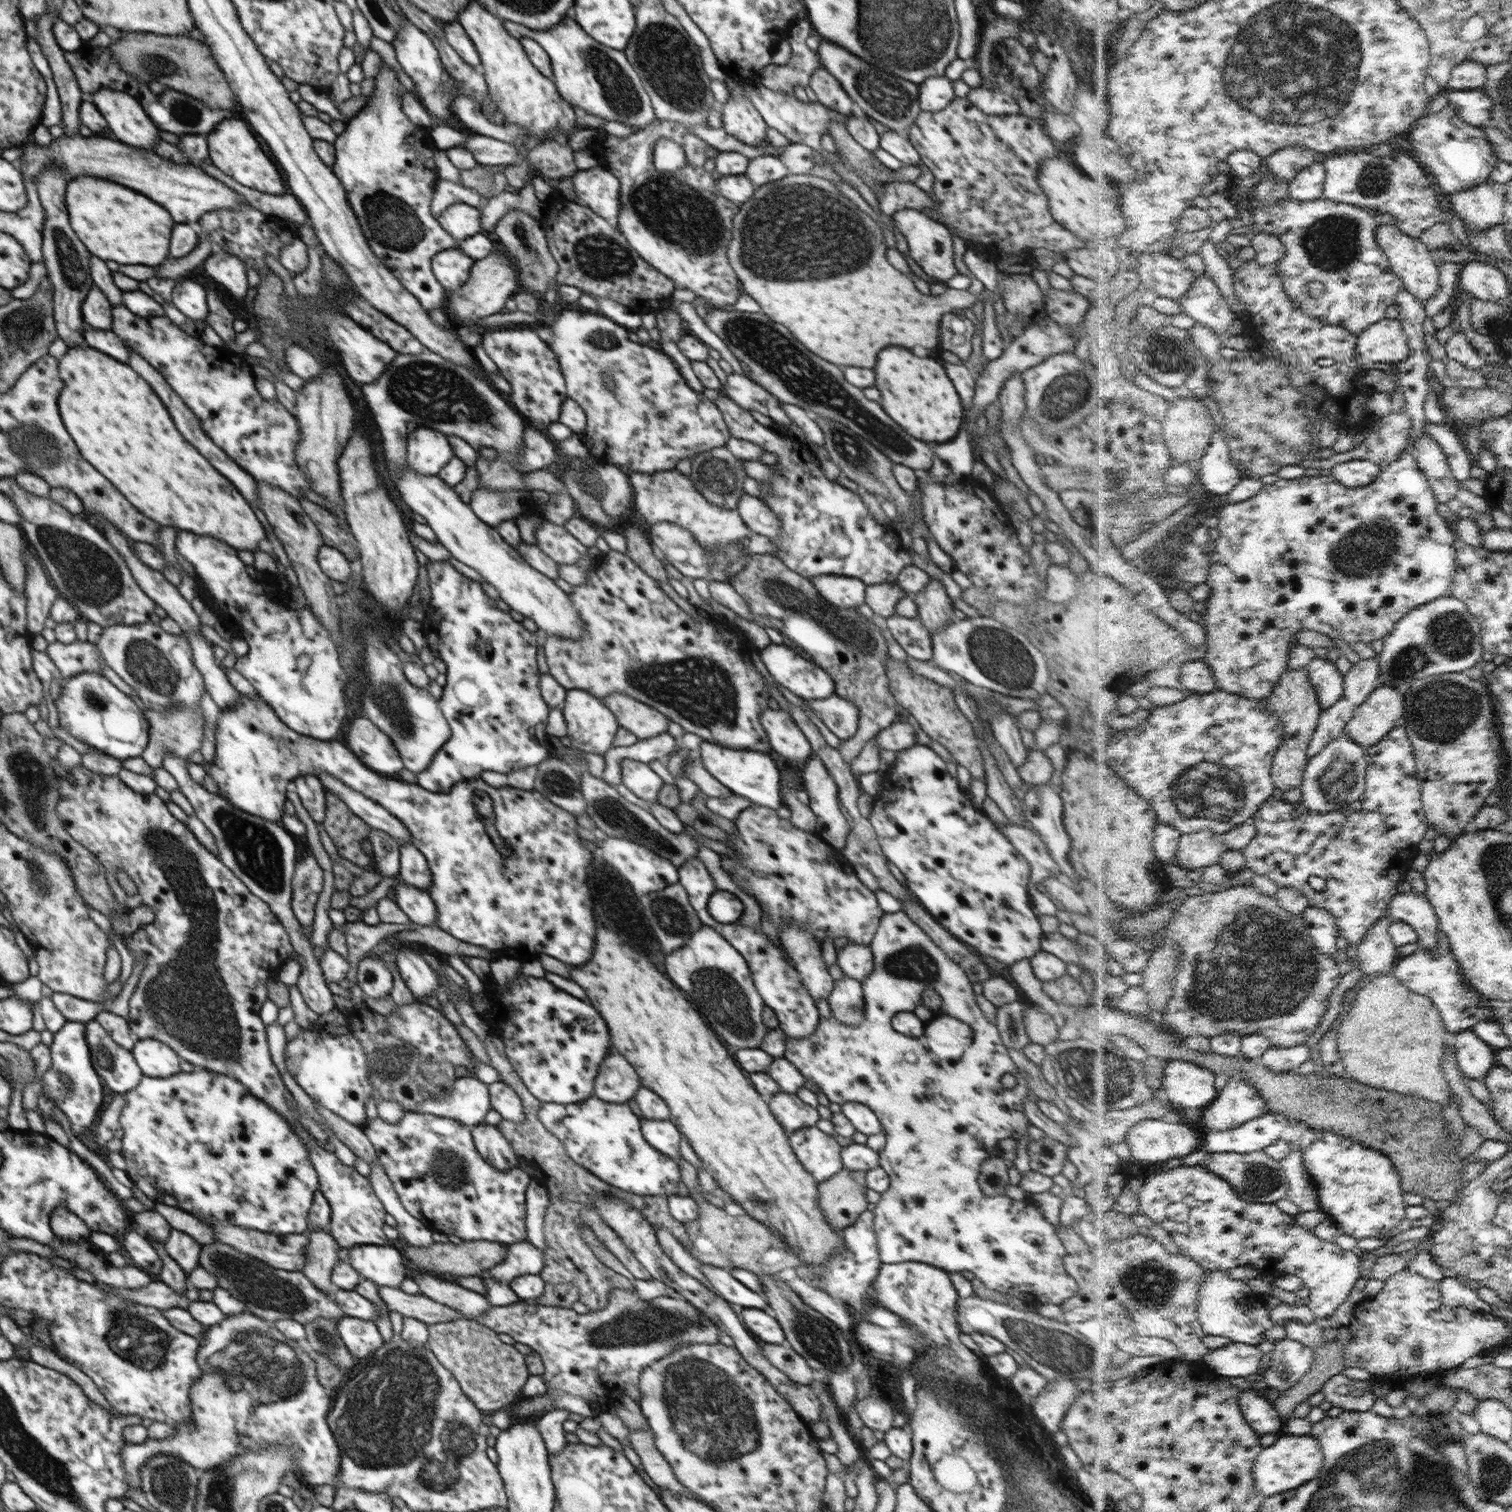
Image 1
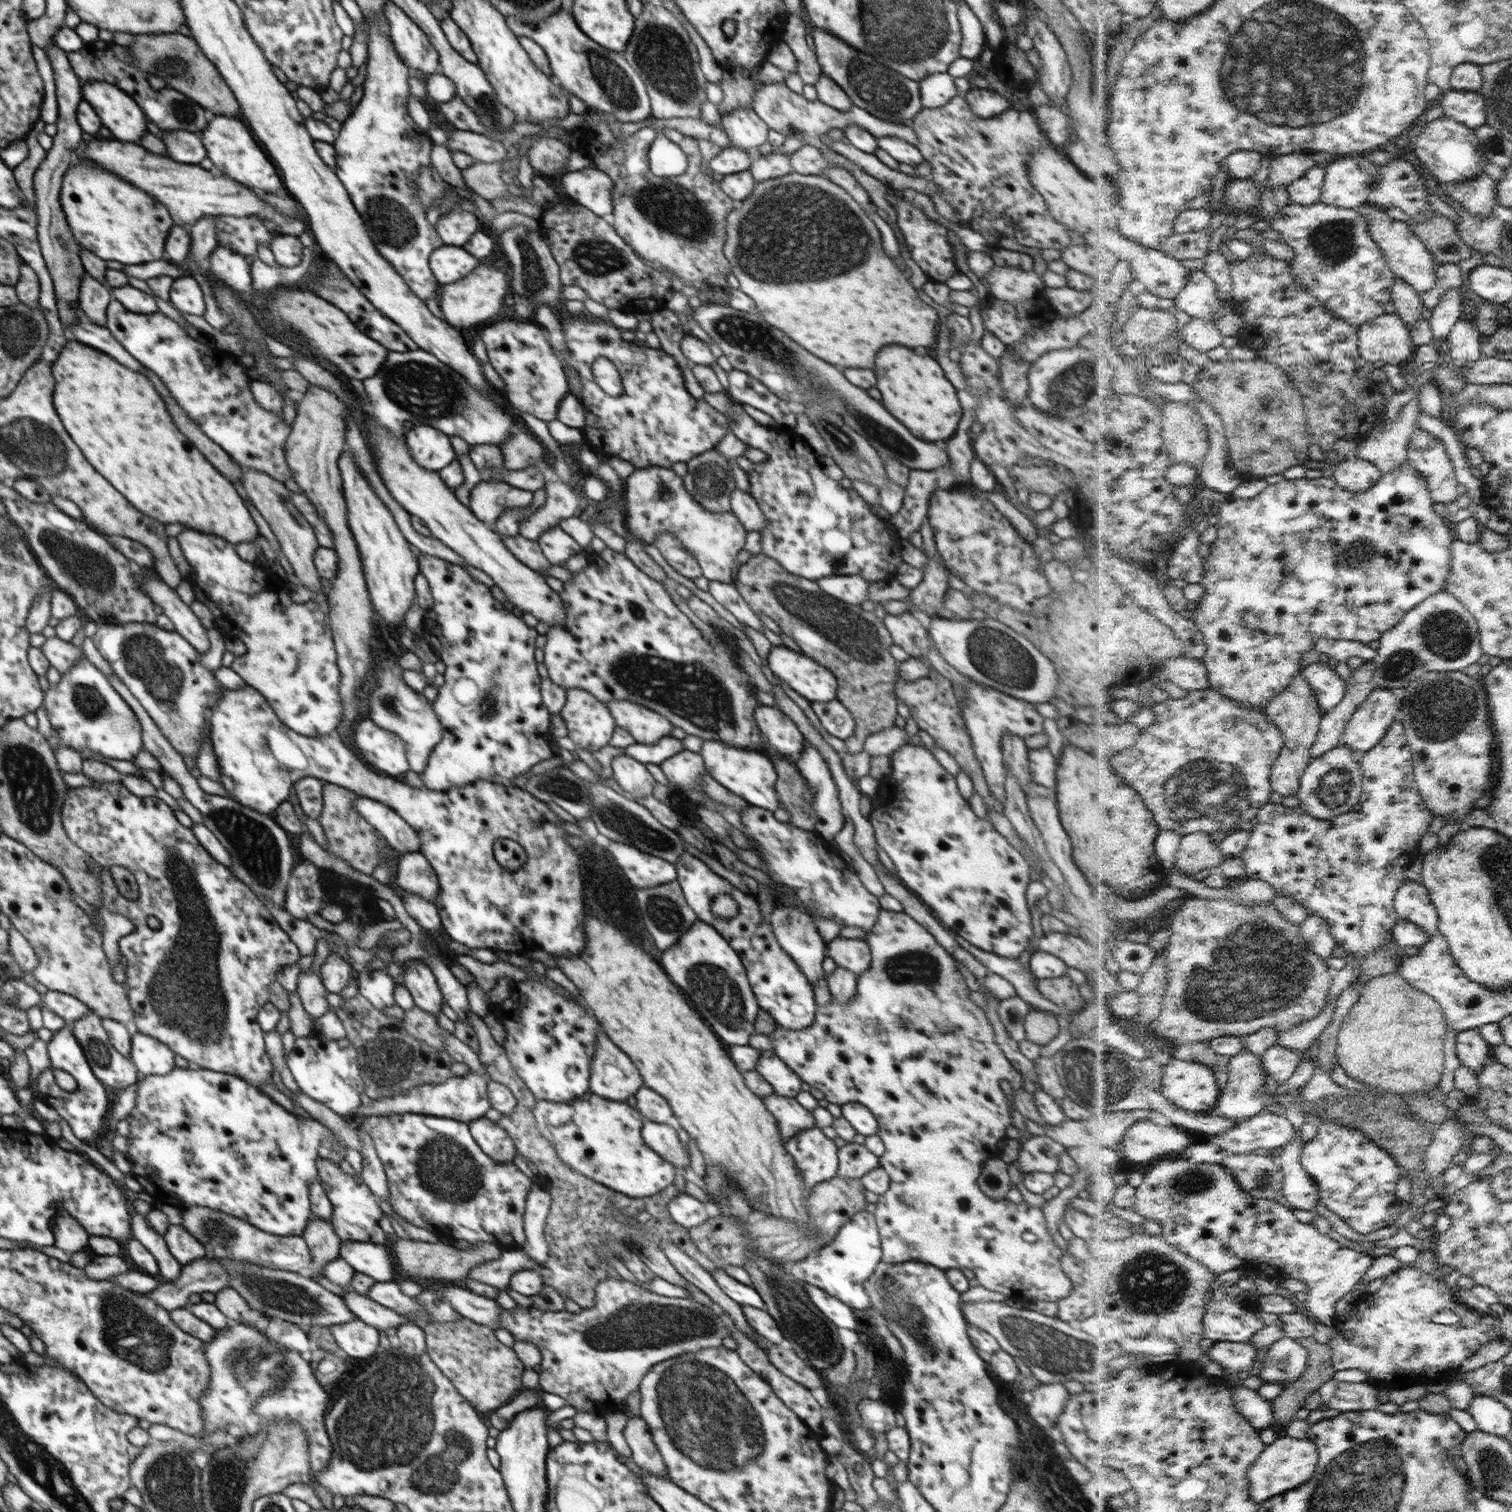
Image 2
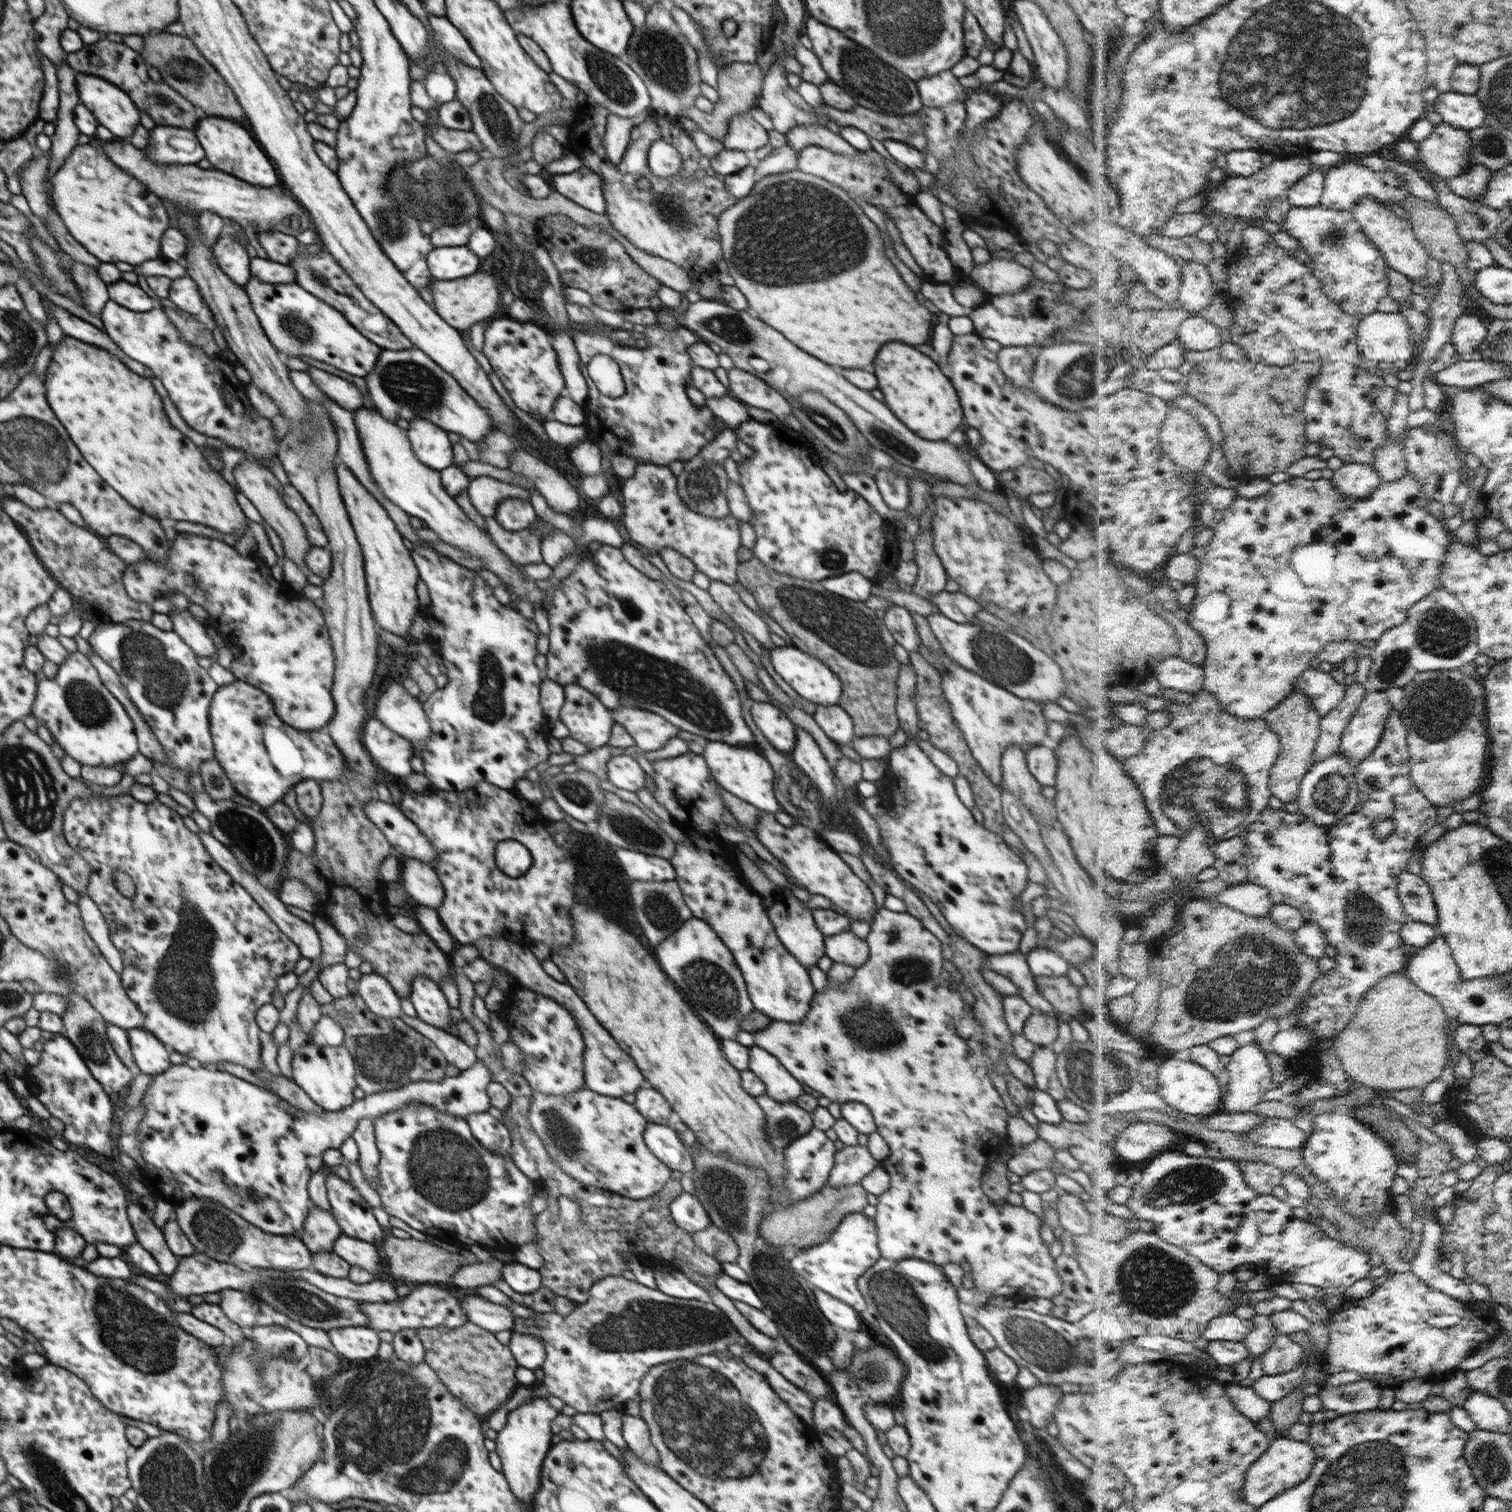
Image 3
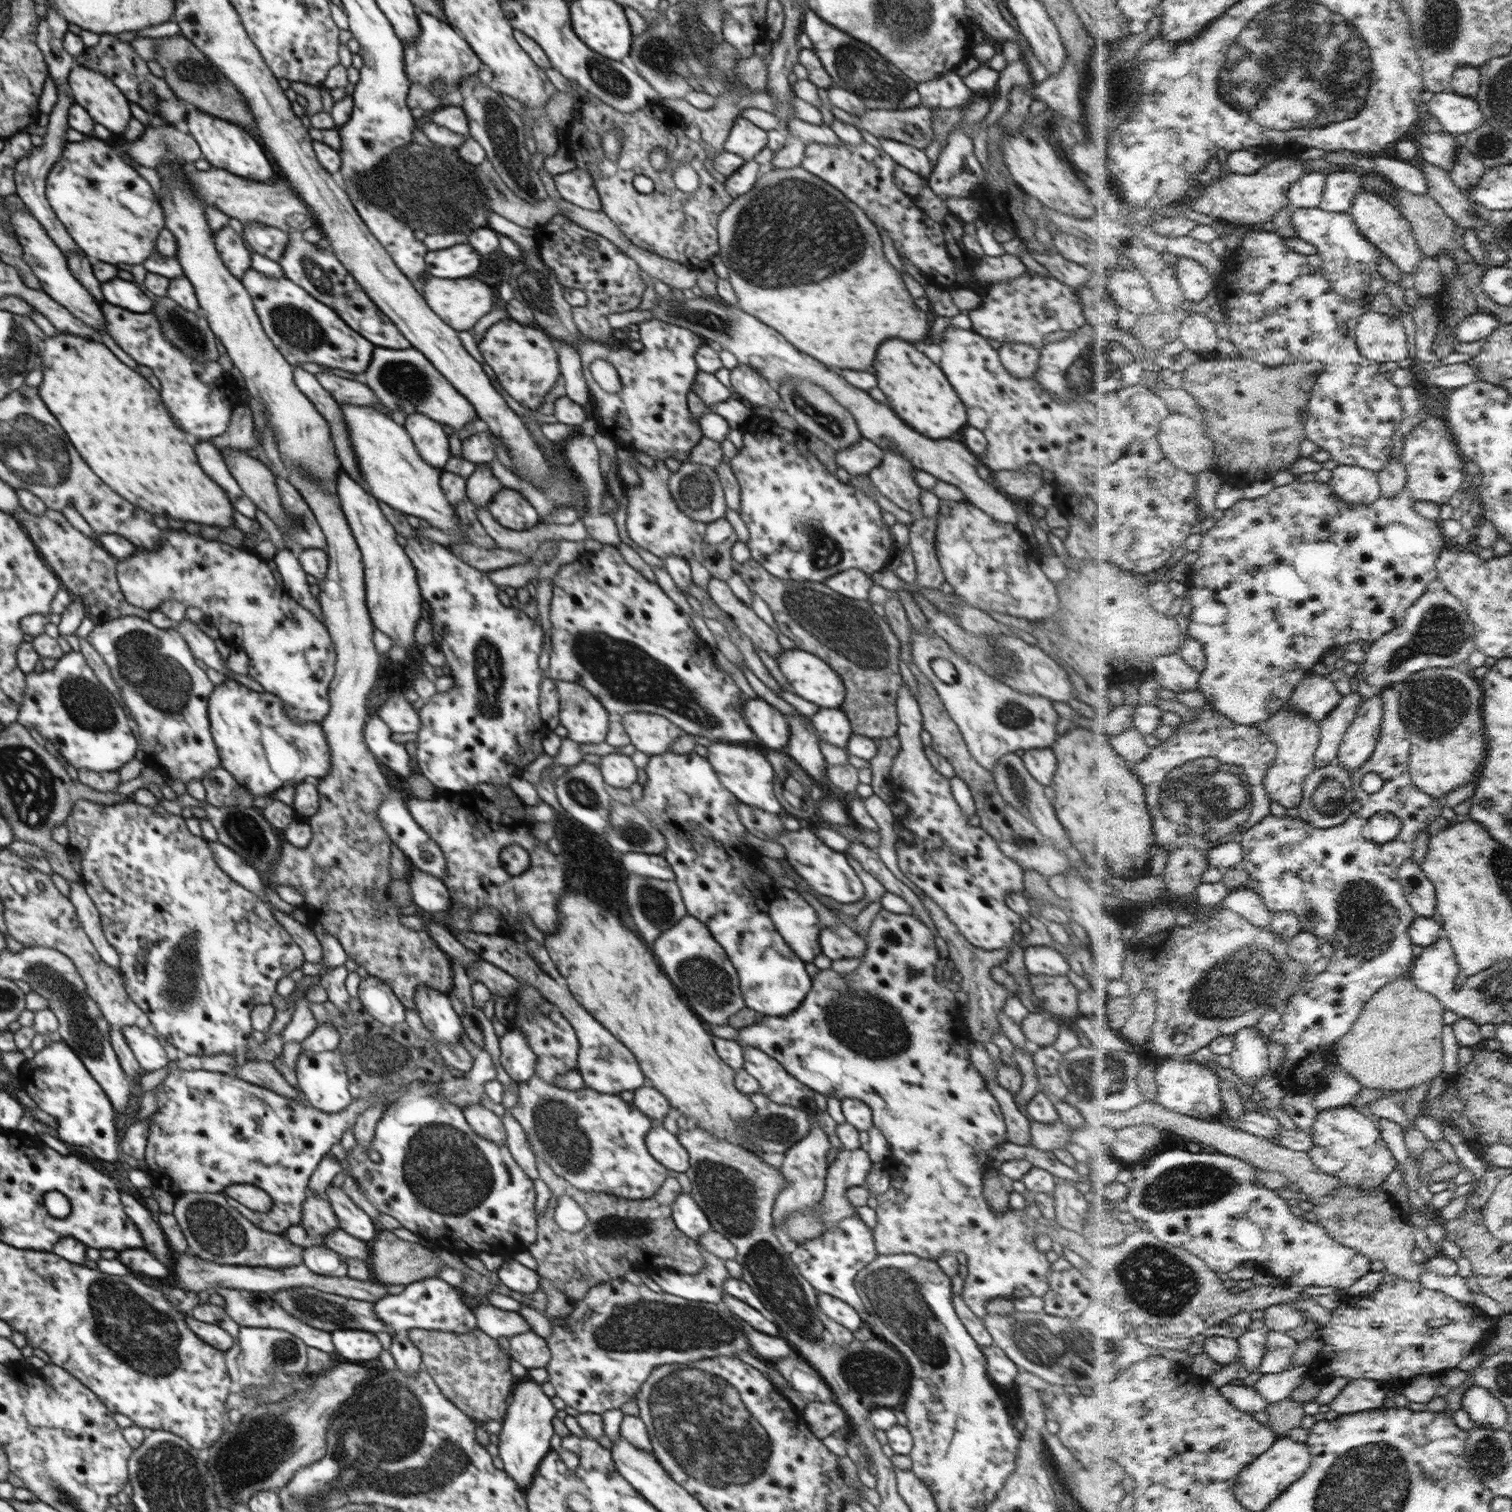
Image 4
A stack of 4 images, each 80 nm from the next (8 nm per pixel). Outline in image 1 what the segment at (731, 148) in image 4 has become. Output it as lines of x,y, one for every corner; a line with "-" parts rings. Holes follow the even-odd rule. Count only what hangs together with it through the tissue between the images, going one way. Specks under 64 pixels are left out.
727,77
725,84
730,92
730,98
726,100
726,104
719,106
724,130
750,146
764,142
769,126
758,109
745,96
744,87
730,77

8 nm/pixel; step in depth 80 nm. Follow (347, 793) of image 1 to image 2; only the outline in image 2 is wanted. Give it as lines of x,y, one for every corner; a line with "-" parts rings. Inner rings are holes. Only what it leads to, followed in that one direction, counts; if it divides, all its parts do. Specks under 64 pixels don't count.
366,797
353,800
357,813
371,824
400,854
421,852
418,833
389,806

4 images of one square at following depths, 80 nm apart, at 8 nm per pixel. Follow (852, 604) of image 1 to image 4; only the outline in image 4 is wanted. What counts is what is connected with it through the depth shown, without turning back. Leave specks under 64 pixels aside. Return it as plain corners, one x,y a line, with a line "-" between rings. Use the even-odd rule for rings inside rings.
857,569
840,572
822,582
842,596
864,601
868,599
868,593
873,586
871,576

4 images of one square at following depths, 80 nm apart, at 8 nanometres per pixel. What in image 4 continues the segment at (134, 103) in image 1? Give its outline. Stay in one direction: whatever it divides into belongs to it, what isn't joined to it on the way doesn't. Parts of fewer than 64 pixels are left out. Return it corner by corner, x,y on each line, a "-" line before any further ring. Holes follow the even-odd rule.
75,64
67,78
76,104
111,133
123,133
133,117
126,96
104,75

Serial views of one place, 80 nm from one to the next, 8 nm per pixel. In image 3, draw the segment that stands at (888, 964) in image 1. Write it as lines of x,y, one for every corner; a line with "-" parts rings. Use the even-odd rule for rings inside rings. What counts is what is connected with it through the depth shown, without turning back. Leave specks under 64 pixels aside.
887,908
878,909
873,915
871,921
871,930
865,938
869,945
868,960
860,968
855,969
855,975
848,983
834,983
827,979
827,985
824,992
814,992
814,997
810,1001
810,1011
800,1023
782,1023
780,1021
770,1020
770,1025
766,1029
752,1033
757,1043
756,1046
762,1050
770,1052
790,1072
796,1080
799,1080
808,1090
816,1095
823,1095
830,1099
830,1102
858,1102
865,1104
872,1113
876,1124
878,1134
884,1138
889,1146
888,1156
882,1160
881,1165
888,1171
891,1182
891,1192
880,1195
878,1204
875,1206
877,1213
875,1218
875,1229
878,1235
878,1248
882,1258
890,1260
904,1260
906,1258
922,1259
938,1266
946,1265
948,1262
954,1262
961,1265
962,1262
968,1262
972,1267
972,1278
974,1279
974,1288
980,1292
986,1292
990,1296
1005,1296
1013,1299
1026,1300
1028,1297
1036,1297
1040,1300
1049,1300
1062,1292
1062,1279
1055,1269
1055,1258
1050,1255
1050,1245
1042,1241
1040,1235
1040,1218
1031,1211
1028,1211
1023,1205
1016,1206
1010,1203
1002,1203
996,1206
984,1193
981,1185
981,1178
984,1174
990,1160
996,1158
1001,1147
1007,1139
1007,1113
1004,1101
992,1086
988,1078
988,1062
986,1058
970,1058
968,1046
964,1044
962,1056
966,1058
966,1064
936,1064
936,1058
932,1058
932,1048
940,1042
936,1042
938,1036
944,1036
944,1032
950,1032
946,1036
976,1036
978,1040
978,1050
980,1056
984,1048
982,1024
974,1018
974,1012
971,1012
971,1006
962,1000
960,992
951,988
946,982
944,971
944,955
942,955
942,944
917,918
906,912
892,912

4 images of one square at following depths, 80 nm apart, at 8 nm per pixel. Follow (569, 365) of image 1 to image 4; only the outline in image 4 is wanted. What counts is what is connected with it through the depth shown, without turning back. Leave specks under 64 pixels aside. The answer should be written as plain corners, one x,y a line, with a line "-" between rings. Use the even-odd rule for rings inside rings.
648,319
639,326
638,332
644,347
640,351
630,348
613,350
606,343
599,343
582,337
577,351
581,356
581,367
589,392
595,405
592,418
597,432
608,436
616,446
644,452
653,459
688,460
690,451
703,439
703,432
697,420
688,409
686,396
693,387
697,372
694,353
706,344
702,336
658,319
-
596,358
612,363
618,371
622,388
612,394
600,388
593,379
590,365

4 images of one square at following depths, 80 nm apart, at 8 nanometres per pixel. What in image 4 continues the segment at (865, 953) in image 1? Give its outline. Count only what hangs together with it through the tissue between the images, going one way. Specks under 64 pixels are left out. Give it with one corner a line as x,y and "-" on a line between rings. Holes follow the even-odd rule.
844,923
837,927
821,927
819,934
821,953
832,961
840,958
861,958
867,944
852,928

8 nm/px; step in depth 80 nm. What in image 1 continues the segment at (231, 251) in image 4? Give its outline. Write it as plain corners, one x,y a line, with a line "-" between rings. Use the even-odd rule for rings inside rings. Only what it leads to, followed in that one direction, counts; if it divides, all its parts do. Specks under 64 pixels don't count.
216,252
203,264
208,276
216,283
222,284
234,300
244,300
250,288
244,262
227,252

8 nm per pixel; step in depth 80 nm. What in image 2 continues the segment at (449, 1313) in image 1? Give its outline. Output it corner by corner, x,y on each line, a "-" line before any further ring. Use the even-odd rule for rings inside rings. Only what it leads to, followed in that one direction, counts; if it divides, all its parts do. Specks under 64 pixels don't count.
397,1281
375,1282
364,1294
374,1302
395,1310
398,1314
423,1314
423,1304
416,1298
403,1294

